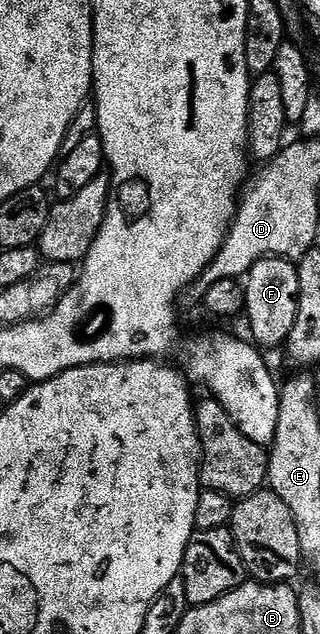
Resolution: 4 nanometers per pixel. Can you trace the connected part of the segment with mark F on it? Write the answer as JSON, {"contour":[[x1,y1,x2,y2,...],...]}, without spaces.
{"contour":[[263,258,249,269,245,276,245,318,257,346,282,348,286,344,293,321,297,321,298,292,299,269,288,259]]}

